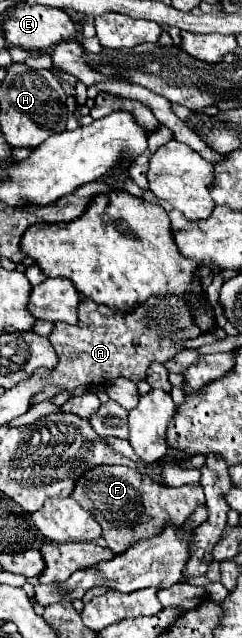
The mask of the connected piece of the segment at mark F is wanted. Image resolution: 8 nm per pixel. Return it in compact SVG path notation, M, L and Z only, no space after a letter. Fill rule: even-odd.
M97 466L89 470L89 474L85 474L81 482L77 482L73 498L77 498L77 502L81 502L81 506L89 510L97 518L97 522L103 524L103 538L107 540L113 554L123 554L135 542L157 536L165 524L181 526L195 512L197 506L205 504L205 494L199 484L167 488L155 484L151 478L145 478L129 466ZM129 512L135 516L135 520L131 522ZM113 524L125 524L127 528L115 528Z

